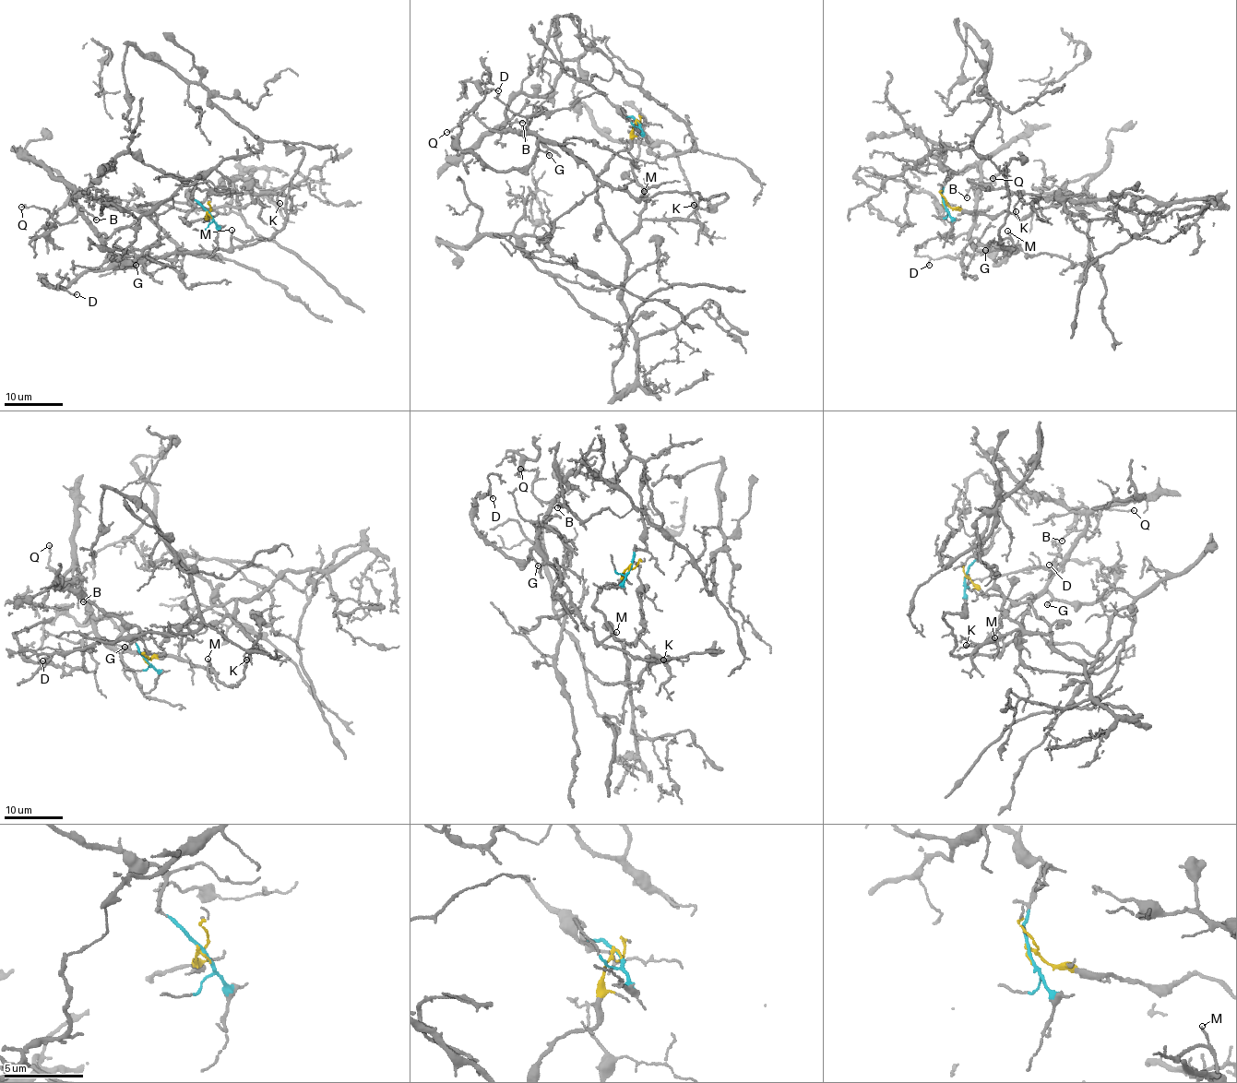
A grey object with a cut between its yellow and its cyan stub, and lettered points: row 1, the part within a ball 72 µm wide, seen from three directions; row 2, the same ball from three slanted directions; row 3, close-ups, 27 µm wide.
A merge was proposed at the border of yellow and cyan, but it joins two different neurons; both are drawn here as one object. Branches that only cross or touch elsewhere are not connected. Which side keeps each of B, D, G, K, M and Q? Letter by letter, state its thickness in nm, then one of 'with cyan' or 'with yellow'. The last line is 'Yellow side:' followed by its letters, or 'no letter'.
B: 120 nm thick; with cyan
D: 110 nm thick; with cyan
G: 110 nm thick; with cyan
K: 120 nm thick; with yellow
M: 120 nm thick; with cyan
Q: 120 nm thick; with cyan
Yellow side: K

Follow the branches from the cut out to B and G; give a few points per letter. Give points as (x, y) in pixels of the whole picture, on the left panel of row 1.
B: (208, 214), (194, 198), (193, 184), (122, 152), (77, 197), (74, 191), (75, 199), (96, 220)
G: (208, 214), (193, 184), (118, 153), (77, 197), (74, 192), (95, 235), (124, 267), (136, 264)

